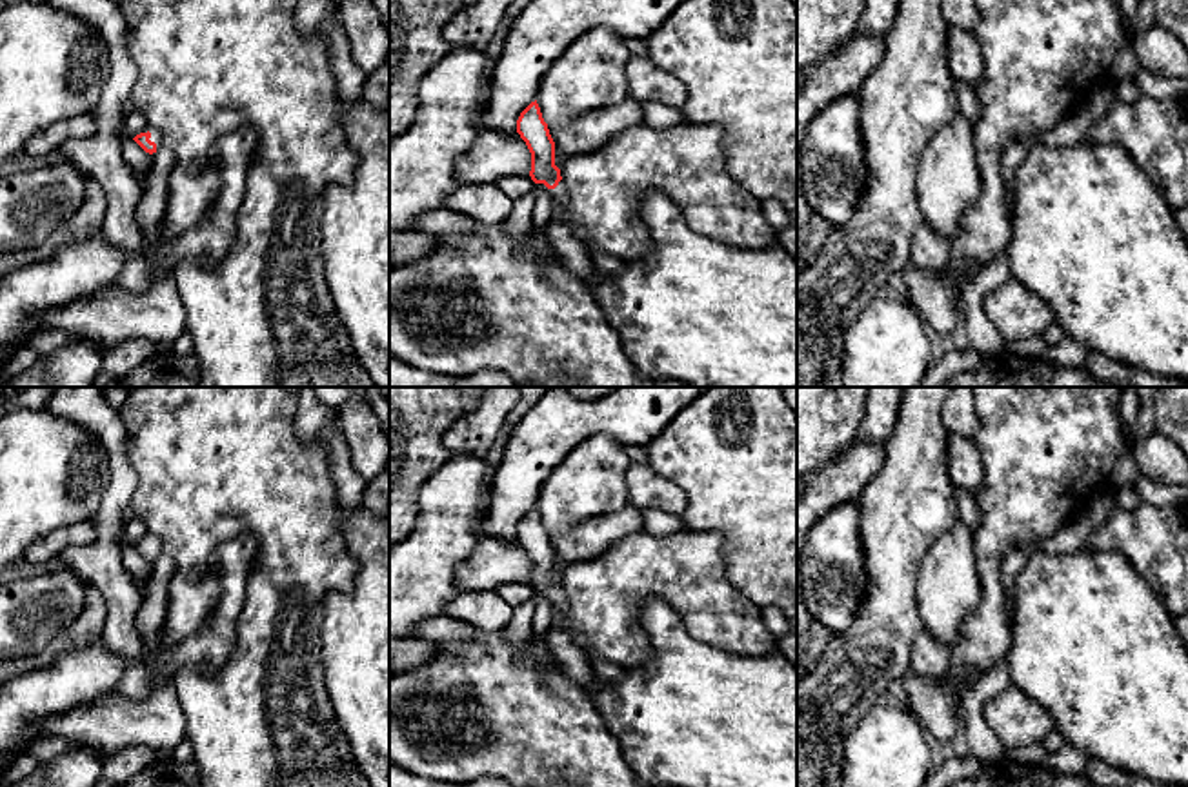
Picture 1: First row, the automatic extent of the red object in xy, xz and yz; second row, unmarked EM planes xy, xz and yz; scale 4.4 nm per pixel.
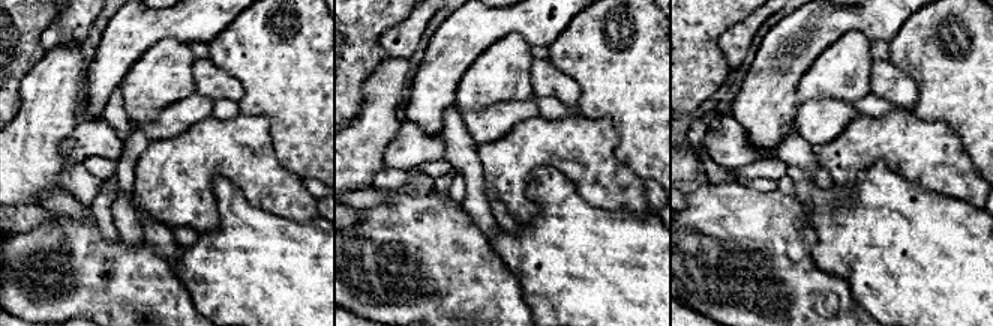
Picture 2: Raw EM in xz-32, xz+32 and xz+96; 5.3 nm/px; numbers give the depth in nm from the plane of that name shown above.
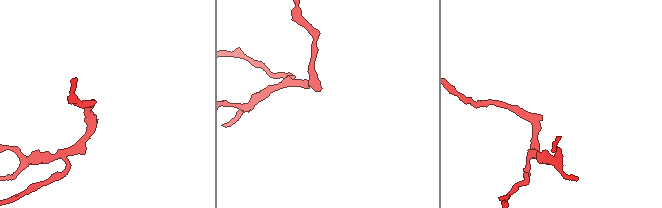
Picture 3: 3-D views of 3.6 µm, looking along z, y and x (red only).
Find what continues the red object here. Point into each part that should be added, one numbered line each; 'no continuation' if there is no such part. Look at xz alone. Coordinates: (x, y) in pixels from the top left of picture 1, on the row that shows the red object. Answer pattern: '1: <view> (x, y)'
1: xz (572, 253)

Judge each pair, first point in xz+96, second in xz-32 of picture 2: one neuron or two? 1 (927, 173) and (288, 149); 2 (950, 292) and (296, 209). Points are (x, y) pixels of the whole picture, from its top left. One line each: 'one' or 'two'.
1: two
2: two

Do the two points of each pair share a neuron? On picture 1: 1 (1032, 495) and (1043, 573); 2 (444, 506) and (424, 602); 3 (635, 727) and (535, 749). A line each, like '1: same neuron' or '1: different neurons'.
1: different neurons
2: same neuron
3: different neurons

